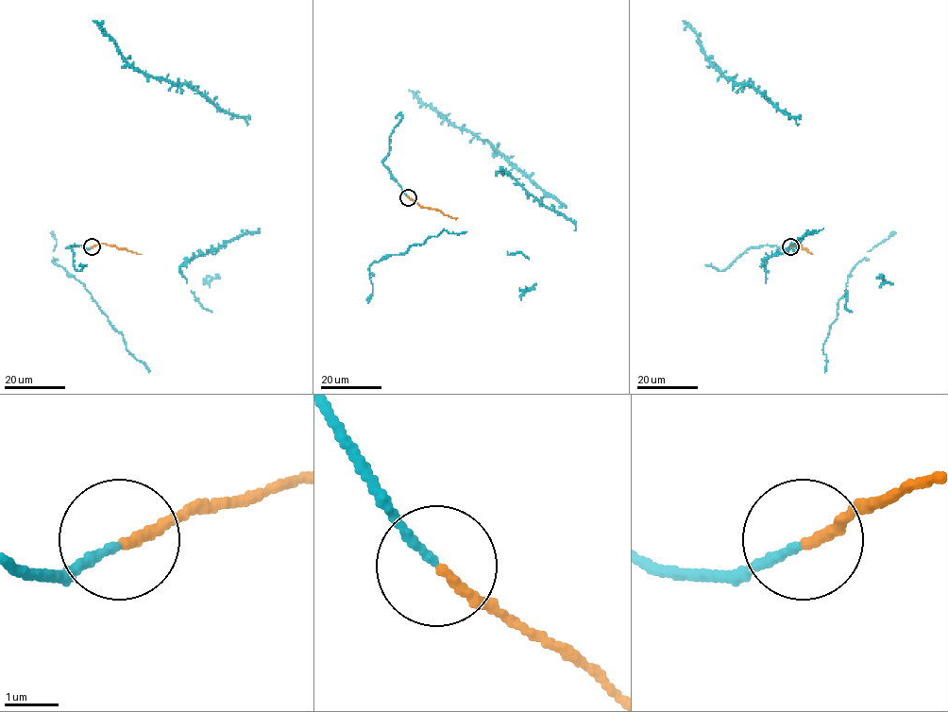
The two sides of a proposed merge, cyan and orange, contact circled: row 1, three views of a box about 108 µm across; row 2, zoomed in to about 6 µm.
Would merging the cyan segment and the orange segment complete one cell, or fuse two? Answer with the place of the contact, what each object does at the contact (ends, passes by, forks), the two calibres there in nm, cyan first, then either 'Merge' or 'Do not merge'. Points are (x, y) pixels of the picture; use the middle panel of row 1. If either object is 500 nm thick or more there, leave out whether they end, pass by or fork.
Place: (408, 197). At the ring cyan ends. At the ring orange ends. Thickness 140 nm (cyan) against 180 nm. Merge

